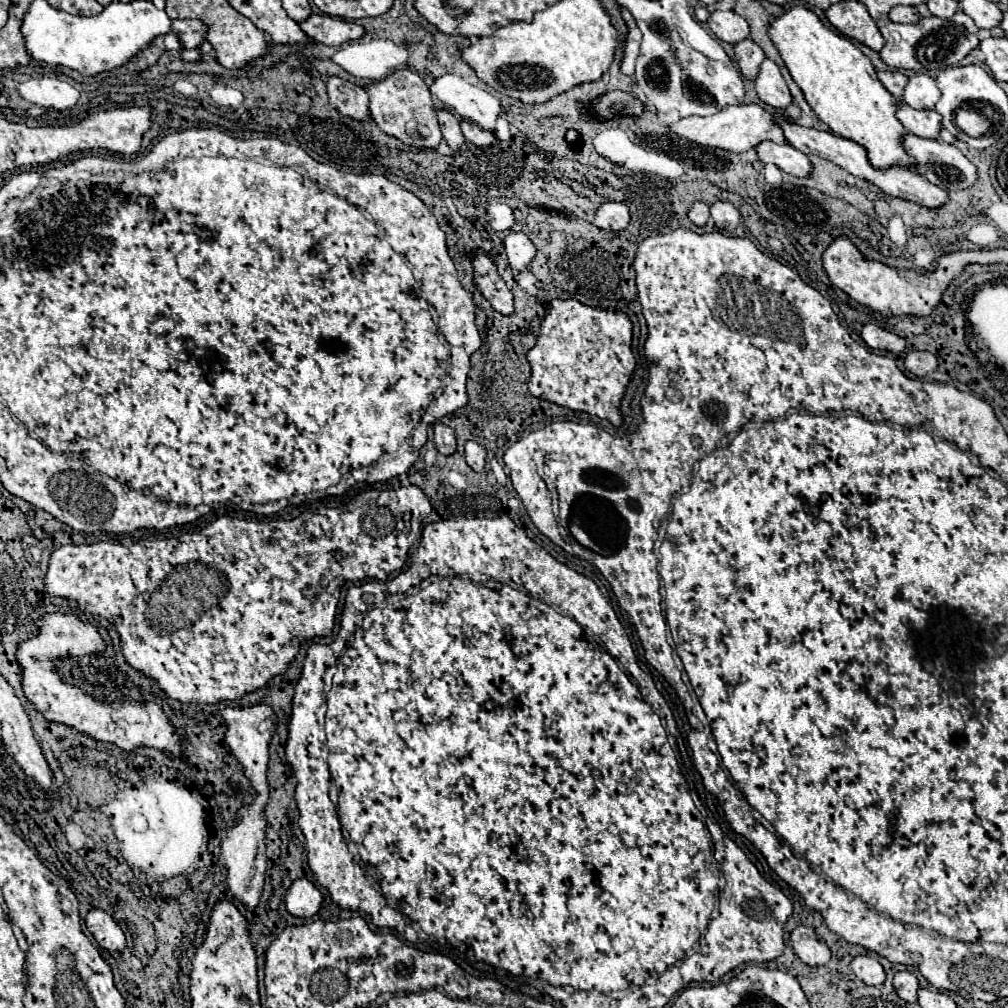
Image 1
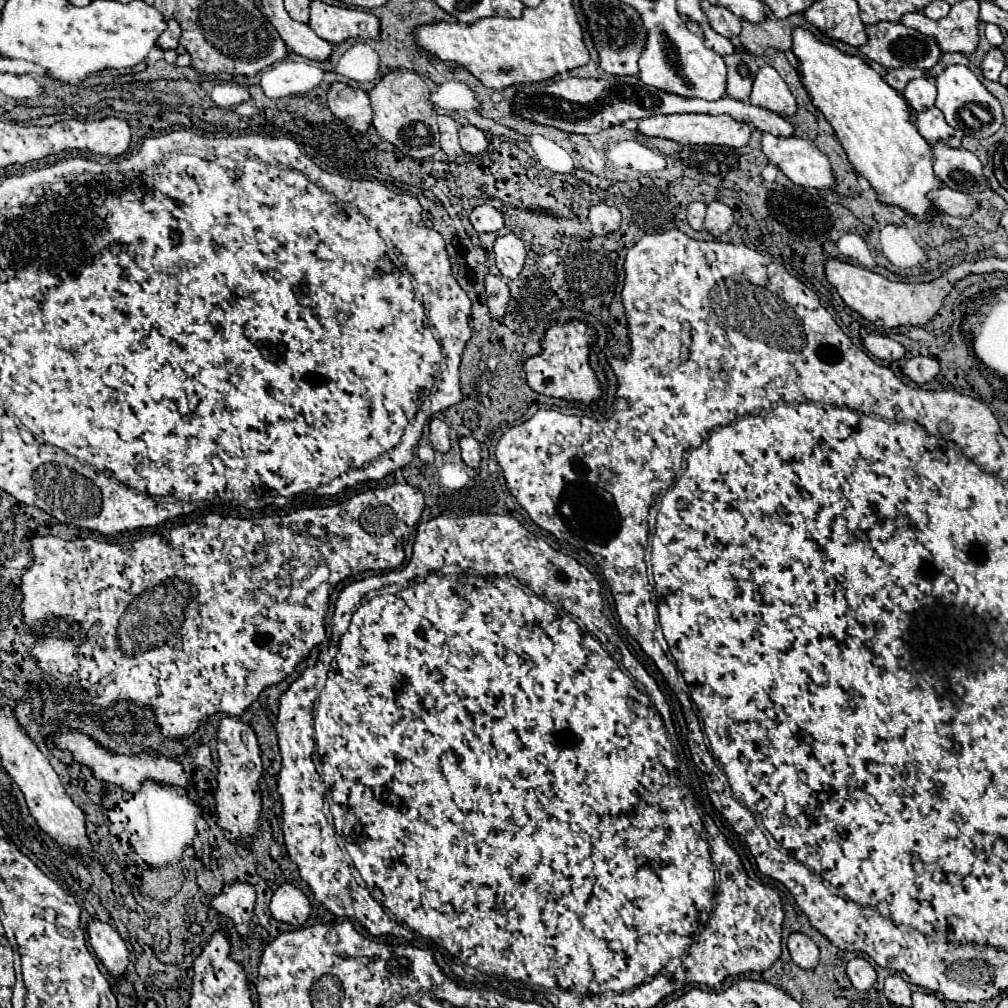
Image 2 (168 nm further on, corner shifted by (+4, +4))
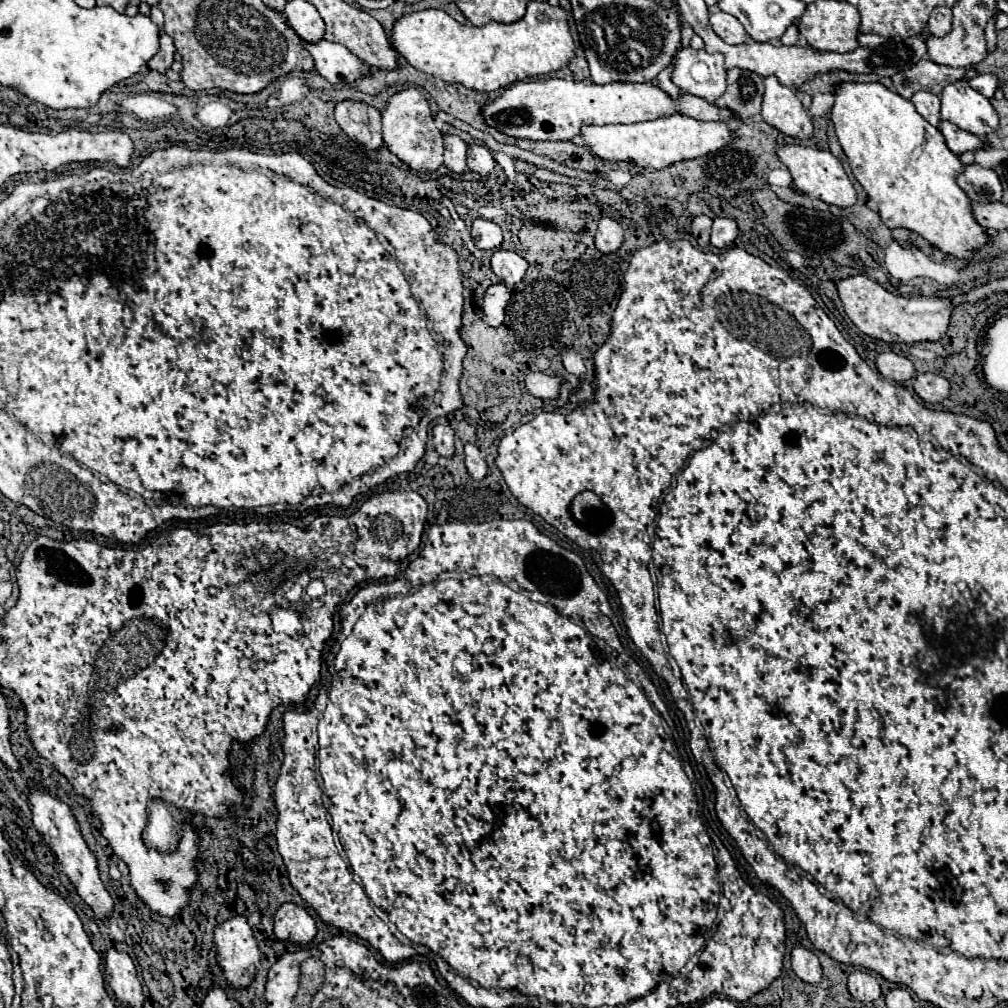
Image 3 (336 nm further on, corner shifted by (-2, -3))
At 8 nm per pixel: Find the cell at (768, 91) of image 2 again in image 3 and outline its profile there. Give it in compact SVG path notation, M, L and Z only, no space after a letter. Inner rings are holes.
M765 78L765 94L763 94L763 120L783 132L785 136L807 140L813 136L813 122L803 108L801 100L787 86L781 86L777 78Z

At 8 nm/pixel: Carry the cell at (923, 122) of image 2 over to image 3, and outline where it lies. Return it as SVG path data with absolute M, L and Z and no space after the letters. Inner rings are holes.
M941 122L941 134L945 136L947 140L947 146L951 152L955 154L963 154L963 152L975 152L975 150L981 150L985 148L985 140L975 136L975 134L969 134L957 126L953 126L951 122Z

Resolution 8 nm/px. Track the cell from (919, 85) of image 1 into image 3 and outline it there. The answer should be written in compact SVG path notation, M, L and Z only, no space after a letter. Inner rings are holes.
M917 92L911 98L915 110L931 124L931 126L939 126L941 118L939 118L939 96L931 94L931 92Z

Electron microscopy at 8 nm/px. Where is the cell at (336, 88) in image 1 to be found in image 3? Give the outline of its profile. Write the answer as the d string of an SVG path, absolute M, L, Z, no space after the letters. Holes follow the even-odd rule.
M345 100L335 106L335 120L341 130L365 148L381 148L381 112L365 102Z

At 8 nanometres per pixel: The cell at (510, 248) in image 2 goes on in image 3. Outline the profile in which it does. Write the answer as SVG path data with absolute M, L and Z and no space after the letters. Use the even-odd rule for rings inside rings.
M497 248L491 256L491 270L495 272L497 278L503 280L503 284L513 286L517 282L521 282L521 278L525 276L527 270L527 262L513 250L503 250Z

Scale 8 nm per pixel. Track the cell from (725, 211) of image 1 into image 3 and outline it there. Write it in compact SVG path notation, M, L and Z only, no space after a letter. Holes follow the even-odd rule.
M715 218L713 220L713 230L711 230L711 246L723 250L723 248L733 244L737 234L739 234L739 230L737 230L735 220L731 220L731 218Z

